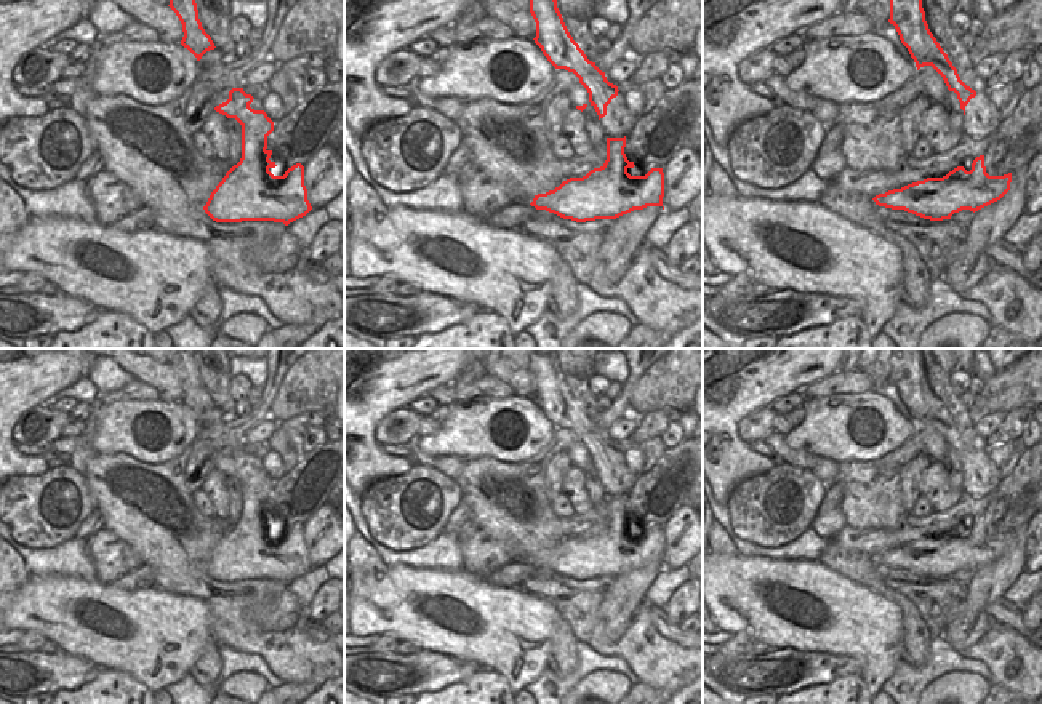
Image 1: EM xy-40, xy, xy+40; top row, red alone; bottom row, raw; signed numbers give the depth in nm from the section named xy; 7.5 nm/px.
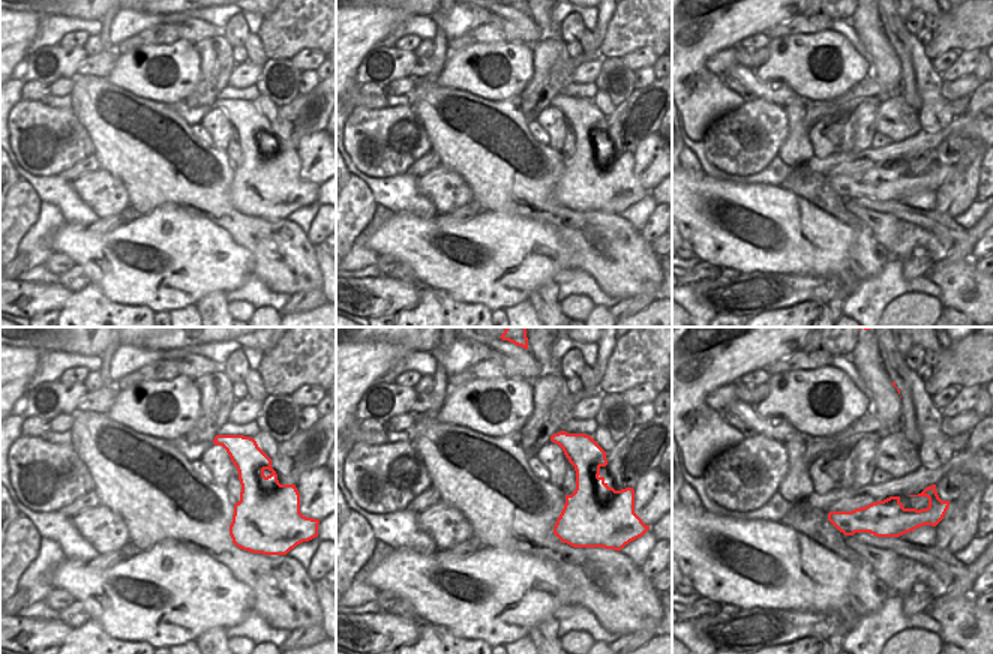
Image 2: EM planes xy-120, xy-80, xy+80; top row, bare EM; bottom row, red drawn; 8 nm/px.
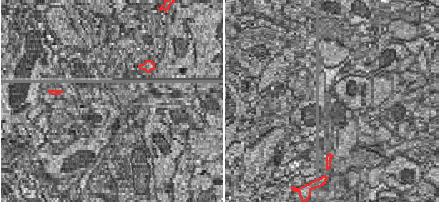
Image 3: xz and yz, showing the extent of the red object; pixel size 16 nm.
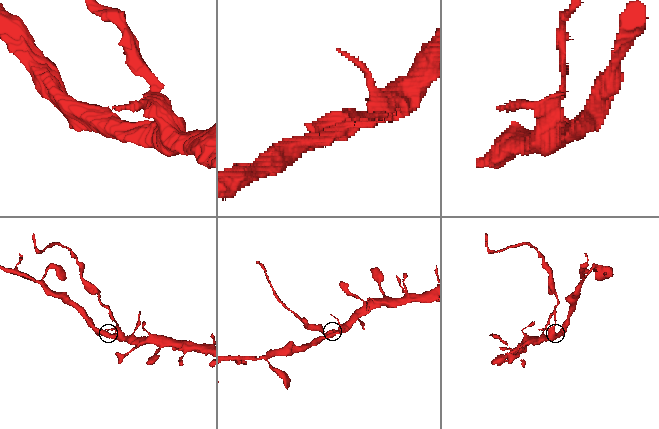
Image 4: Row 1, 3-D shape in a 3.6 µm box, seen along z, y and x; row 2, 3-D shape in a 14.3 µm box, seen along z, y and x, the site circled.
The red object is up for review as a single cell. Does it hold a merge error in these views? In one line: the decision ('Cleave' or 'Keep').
Cleave.

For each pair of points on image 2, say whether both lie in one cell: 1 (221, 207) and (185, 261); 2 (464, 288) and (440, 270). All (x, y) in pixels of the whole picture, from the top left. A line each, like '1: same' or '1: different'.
1: different
2: same

